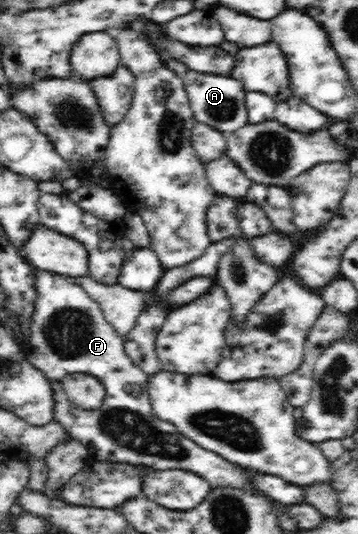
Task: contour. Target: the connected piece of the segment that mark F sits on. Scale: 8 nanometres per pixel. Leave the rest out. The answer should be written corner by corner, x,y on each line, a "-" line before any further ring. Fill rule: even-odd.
34,268
36,275
36,291
37,291
37,302
34,306
34,313
30,318
30,339
28,340
25,348
26,348
26,358
28,361
35,366
35,368
41,370
41,372
45,373
45,377
47,377
50,382
56,387
56,391
53,394
55,400
57,402
65,402
65,400
61,400
61,396
63,396
63,392
61,391
61,386
66,382
67,376
73,373
83,373
90,374
100,380
103,383
103,386
106,390
105,398
101,403
101,406
98,409
93,409
93,416
87,416
87,420
69,420
69,416
71,416
71,410
75,410
75,408
79,408
77,405
69,405
69,410
61,410
61,408
65,408
65,406
57,406
57,414
65,414
65,416
55,416
53,420
61,423
63,428
66,428
66,431
69,433
70,438
74,438
78,440
80,444
89,448
89,454
91,457
91,461
99,461
99,462
112,462
112,463
127,463
130,465
143,465
148,466
149,468
154,468
155,470
169,470
169,469
183,469
183,470
191,470
195,474
201,475
201,478
205,478
205,480
209,481
212,487
231,487
238,488
238,490
249,490
250,492
260,492
260,488
252,485
251,479
251,471
245,469
244,467
237,466
228,460
225,460
220,454
217,454
211,450
205,450
205,447
199,446
196,442
193,442
190,438
185,438
185,435
177,432
177,427
173,426
173,423
169,423
164,419
157,418
152,409
151,399
148,395
148,376
144,370
141,370
139,366
136,365
135,362
132,362
132,359
128,357
127,351
124,349
124,337
121,337
120,334
109,324
108,320
105,320
104,314
102,313
101,307
97,301
93,301
89,294
87,294
86,290
75,284
72,281
71,277
62,277
61,275
55,273
47,273
44,270

